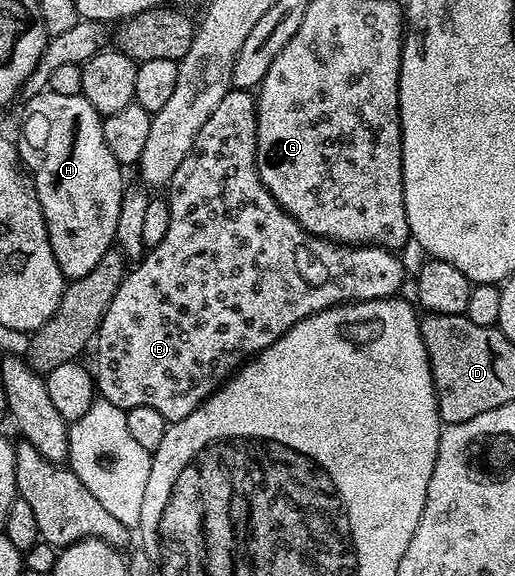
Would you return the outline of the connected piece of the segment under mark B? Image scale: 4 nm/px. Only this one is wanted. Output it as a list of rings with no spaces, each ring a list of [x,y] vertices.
[[[231,89],[229,93],[213,108],[213,116],[205,120],[201,132],[197,132],[197,140],[193,140],[193,148],[189,148],[189,156],[181,160],[177,172],[173,172],[169,183],[169,232],[165,232],[165,240],[161,244],[150,247],[141,260],[134,263],[133,269],[117,288],[109,308],[99,325],[99,332],[93,342],[95,350],[95,366],[93,377],[97,387],[98,397],[109,400],[109,404],[117,404],[122,410],[133,408],[157,408],[161,416],[168,423],[180,422],[189,412],[193,412],[202,402],[214,394],[228,378],[234,375],[240,366],[244,365],[252,356],[260,354],[269,344],[273,344],[289,328],[293,328],[301,320],[311,314],[328,310],[334,306],[341,306],[344,302],[364,302],[378,298],[394,298],[403,286],[403,266],[399,263],[398,253],[386,250],[384,246],[368,244],[365,246],[349,246],[342,242],[333,242],[330,238],[318,238],[309,234],[293,220],[273,200],[273,196],[265,188],[259,178],[257,160],[255,159],[255,145],[257,144],[257,108],[256,95],[250,90]]]

